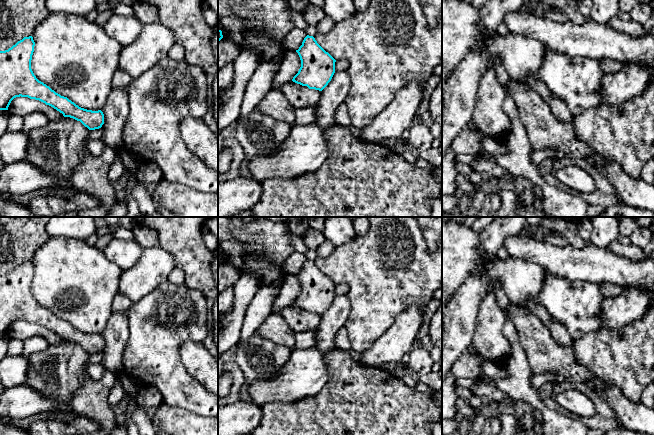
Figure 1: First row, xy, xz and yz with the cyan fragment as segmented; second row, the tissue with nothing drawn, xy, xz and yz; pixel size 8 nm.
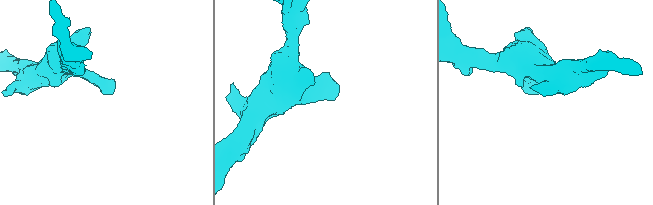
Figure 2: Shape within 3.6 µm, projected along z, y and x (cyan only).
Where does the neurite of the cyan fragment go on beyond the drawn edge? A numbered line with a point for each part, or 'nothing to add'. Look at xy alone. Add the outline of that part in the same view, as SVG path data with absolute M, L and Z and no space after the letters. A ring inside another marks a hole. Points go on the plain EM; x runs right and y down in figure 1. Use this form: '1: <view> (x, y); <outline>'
nothing to add

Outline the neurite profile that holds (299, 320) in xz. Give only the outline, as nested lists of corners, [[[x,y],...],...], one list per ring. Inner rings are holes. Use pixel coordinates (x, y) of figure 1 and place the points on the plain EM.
[[[292,304],[280,310],[279,314],[294,333],[303,331],[314,332],[321,321],[321,315],[309,313],[307,310],[297,308]]]

